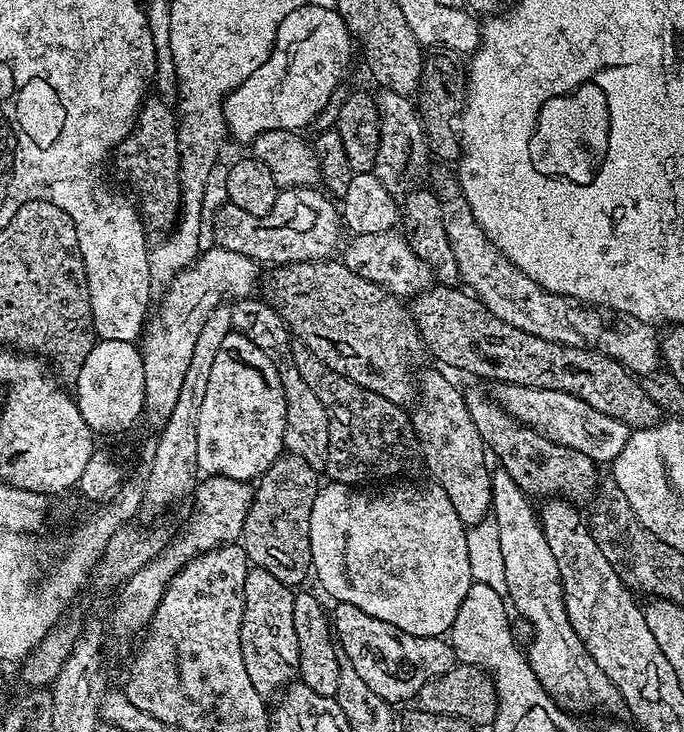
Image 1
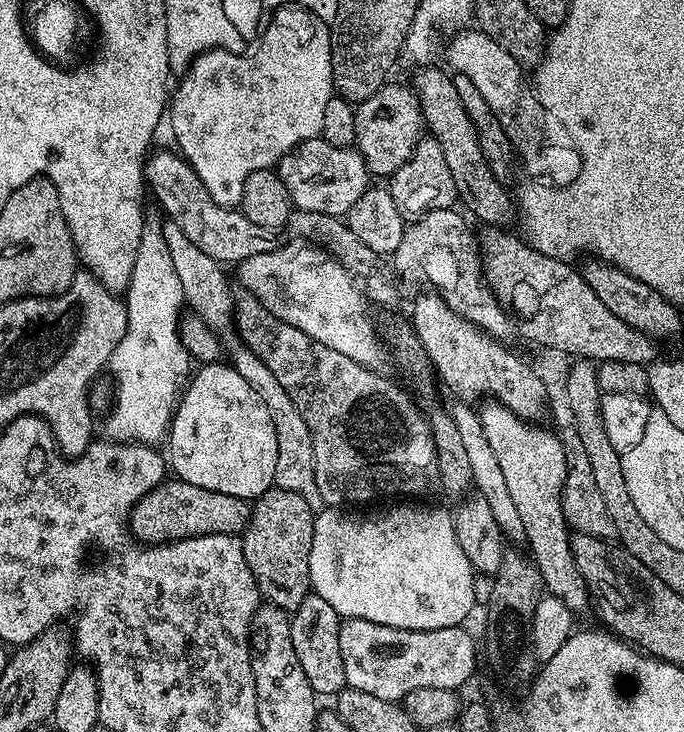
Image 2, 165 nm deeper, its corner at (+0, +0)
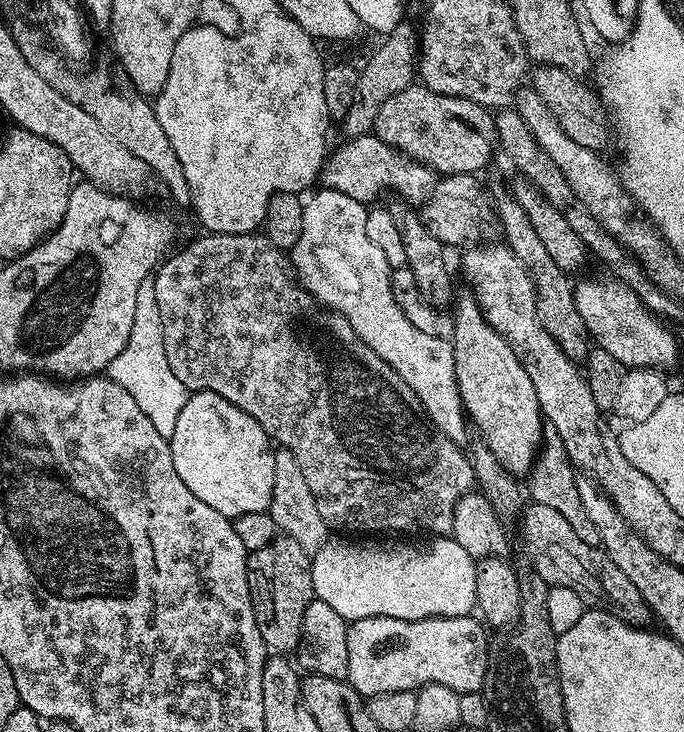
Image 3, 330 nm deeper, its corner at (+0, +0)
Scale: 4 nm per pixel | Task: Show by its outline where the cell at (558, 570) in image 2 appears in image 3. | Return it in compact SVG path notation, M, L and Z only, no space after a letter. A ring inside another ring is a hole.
M457 291L454 296L451 312L456 325L450 339L454 350L454 374L464 411L475 431L476 428L480 431L479 439L492 451L494 458L498 458L498 462L502 462L513 476L527 477L539 453L546 423L540 415L534 382L530 382L530 374L526 374L506 338L486 322L476 297L471 291L463 291Z

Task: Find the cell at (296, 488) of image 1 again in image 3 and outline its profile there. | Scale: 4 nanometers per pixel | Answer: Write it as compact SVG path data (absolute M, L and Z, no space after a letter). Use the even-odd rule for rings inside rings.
M280 534L270 546L248 553L248 585L262 642L272 654L292 654L302 638L302 618L314 598L312 556L294 538Z

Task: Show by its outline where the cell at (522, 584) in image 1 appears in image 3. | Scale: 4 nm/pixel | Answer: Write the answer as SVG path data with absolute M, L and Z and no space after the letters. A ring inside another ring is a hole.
M324 188L319 191L307 197L302 214L302 235L290 250L296 279L319 304L344 315L362 342L414 390L438 431L455 444L467 445L470 424L454 374L451 339L444 337L443 340L440 334L422 334L422 330L402 314L398 302L394 302L393 268L386 262L386 254L382 254L366 234L366 205L346 198L346 194L338 194L338 190Z

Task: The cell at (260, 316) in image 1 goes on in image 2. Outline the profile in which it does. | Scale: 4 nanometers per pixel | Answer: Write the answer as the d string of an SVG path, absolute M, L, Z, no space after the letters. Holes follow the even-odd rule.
M168 222L163 225L162 231L166 238L166 244L170 246L170 258L174 261L174 270L182 281L182 294L185 305L196 315L211 332L215 332L220 338L223 351L233 368L258 390L262 402L270 410L270 418L274 418L274 434L278 434L278 462L276 463L275 487L294 490L294 494L302 494L306 498L306 506L314 510L325 507L322 494L318 494L318 482L314 482L314 442L310 438L310 426L306 426L306 418L302 418L300 405L290 398L287 387L274 378L270 366L258 358L248 349L247 344L240 339L234 331L234 292L228 289L224 281L225 269L220 261L210 258L210 254L198 250L178 226Z

